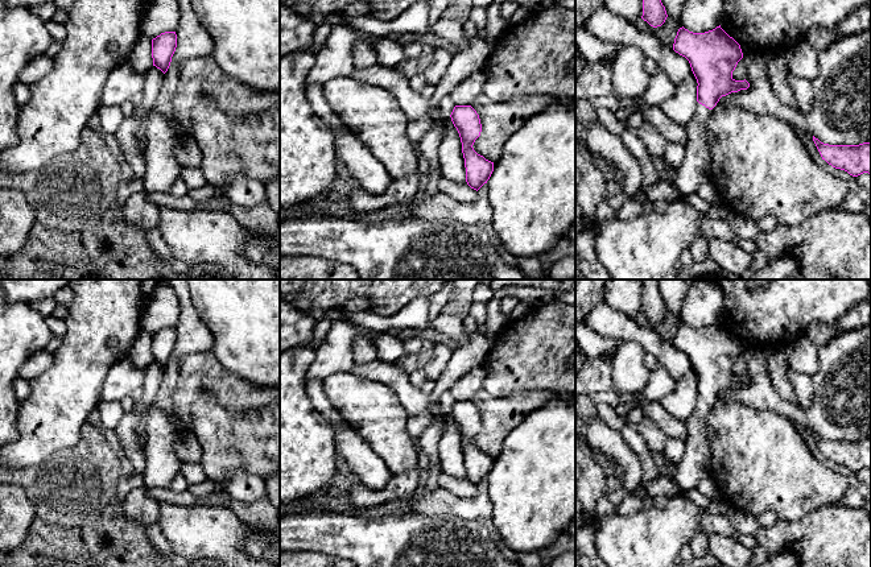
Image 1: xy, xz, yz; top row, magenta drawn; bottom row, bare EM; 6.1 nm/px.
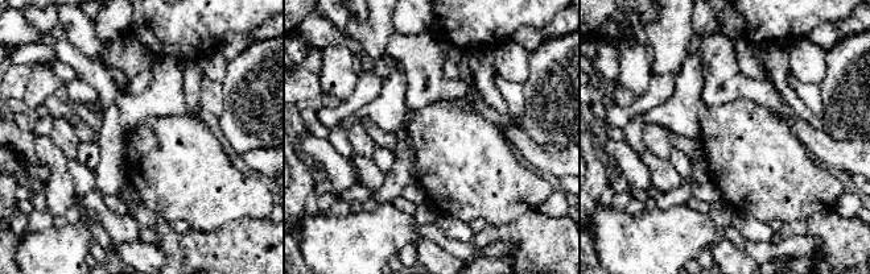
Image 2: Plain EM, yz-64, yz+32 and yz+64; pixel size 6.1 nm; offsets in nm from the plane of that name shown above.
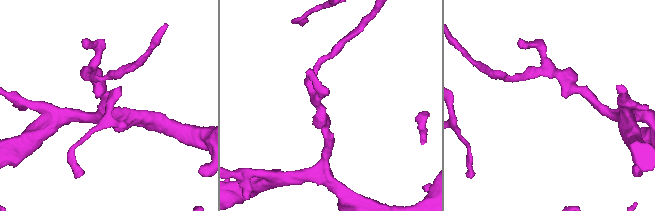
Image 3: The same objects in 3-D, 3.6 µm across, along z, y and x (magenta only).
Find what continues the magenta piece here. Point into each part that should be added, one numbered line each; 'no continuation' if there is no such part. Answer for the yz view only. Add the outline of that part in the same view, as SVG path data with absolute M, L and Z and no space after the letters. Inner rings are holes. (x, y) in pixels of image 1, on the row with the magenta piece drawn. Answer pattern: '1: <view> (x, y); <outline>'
1: yz (693, 173); M697 103L697 109L685 127L686 129L686 158L681 167L676 170L673 187L682 196L697 193L697 190L709 179L706 145L706 119L710 109Z

